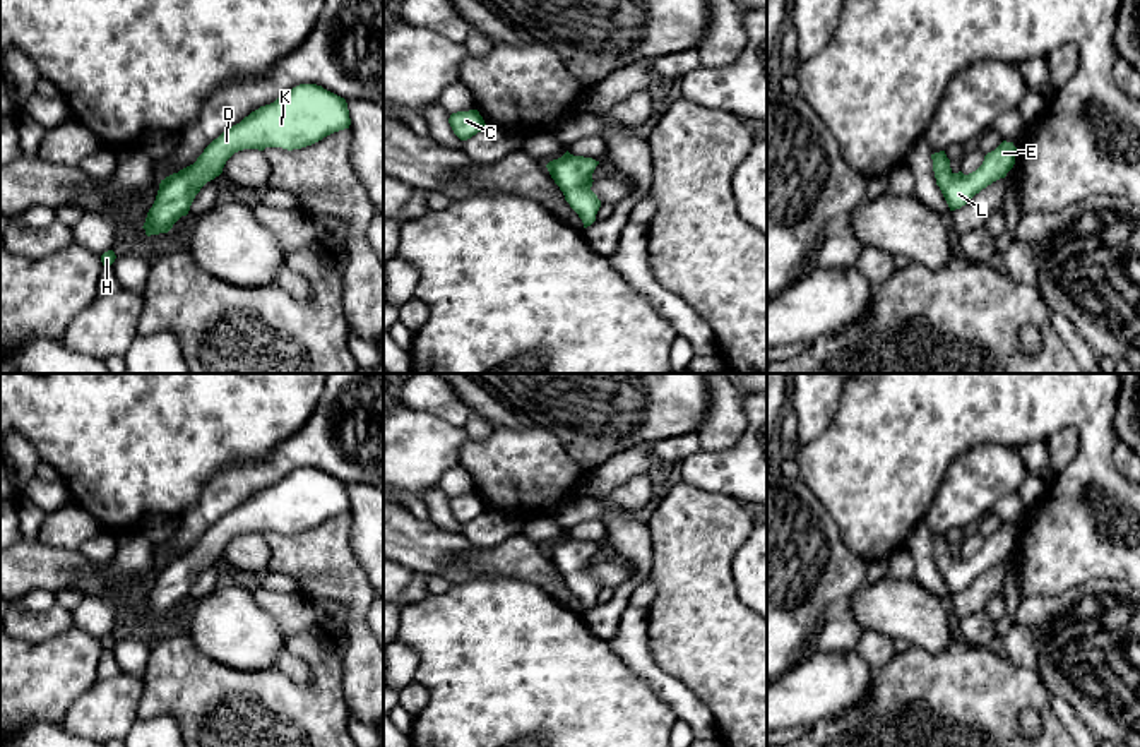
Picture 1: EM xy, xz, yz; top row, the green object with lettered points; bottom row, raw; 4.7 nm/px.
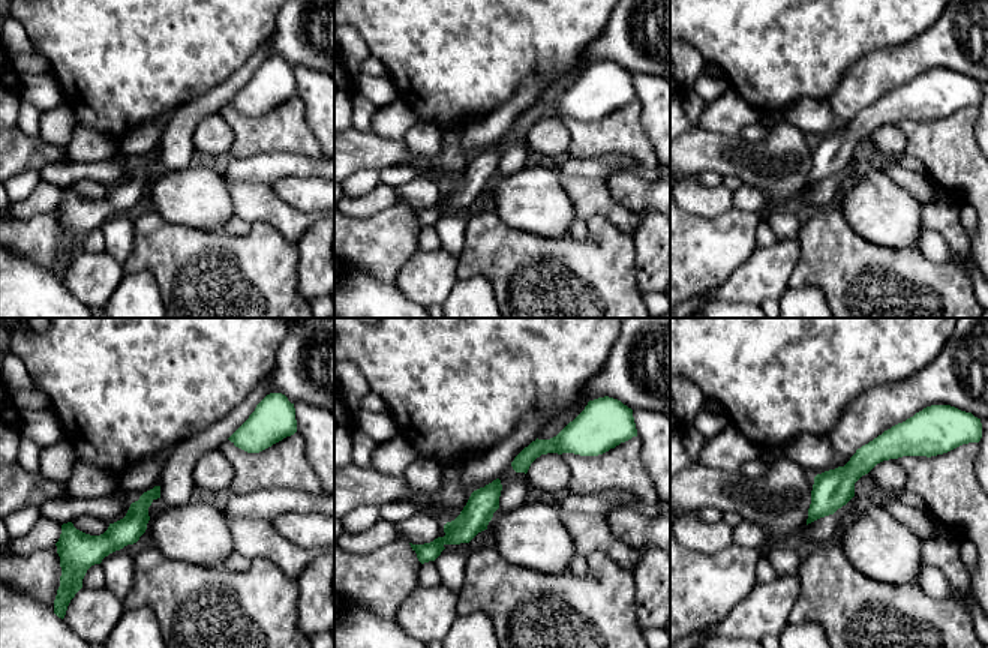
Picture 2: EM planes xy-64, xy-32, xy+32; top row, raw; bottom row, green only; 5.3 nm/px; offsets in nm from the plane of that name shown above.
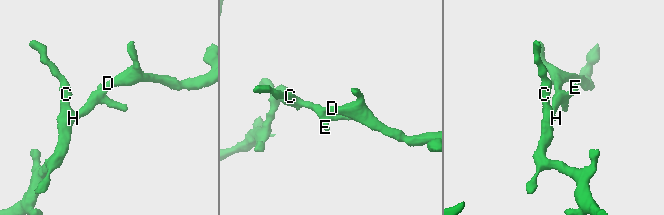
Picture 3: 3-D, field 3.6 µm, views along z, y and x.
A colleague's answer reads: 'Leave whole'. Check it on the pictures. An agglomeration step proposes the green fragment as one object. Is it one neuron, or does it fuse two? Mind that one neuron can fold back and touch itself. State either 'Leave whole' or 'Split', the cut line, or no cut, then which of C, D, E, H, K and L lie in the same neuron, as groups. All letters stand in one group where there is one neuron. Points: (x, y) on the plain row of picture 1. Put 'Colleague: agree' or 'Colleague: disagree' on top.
Colleague: agree
Leave whole. No split. Groups: C D E H K L

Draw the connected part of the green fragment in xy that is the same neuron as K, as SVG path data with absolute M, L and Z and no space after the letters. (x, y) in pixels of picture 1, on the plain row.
M317 468L289 473L274 487L260 490L224 514L193 548L161 564L142 610L145 619L168 617L181 600L187 600L200 572L223 557L235 536L265 531L301 533L349 509L344 481Z

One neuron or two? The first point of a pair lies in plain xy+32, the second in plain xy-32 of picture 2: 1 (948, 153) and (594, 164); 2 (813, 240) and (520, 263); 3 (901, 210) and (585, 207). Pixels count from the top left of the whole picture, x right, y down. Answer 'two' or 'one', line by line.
1: two
2: one
3: two

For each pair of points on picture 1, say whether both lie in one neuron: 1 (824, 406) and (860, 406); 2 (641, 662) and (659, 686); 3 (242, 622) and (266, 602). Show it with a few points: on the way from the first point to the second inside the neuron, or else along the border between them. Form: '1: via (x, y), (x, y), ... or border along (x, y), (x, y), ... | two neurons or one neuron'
1: border along (843, 391), (832, 424), (815, 441) | two neurons
2: via (646, 667), (658, 681) | one neuron
3: border along (249, 588), (252, 597), (276, 622), (283, 639) | two neurons

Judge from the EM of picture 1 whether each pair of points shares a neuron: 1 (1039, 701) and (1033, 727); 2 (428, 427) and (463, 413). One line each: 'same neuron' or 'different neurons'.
1: different neurons
2: different neurons

